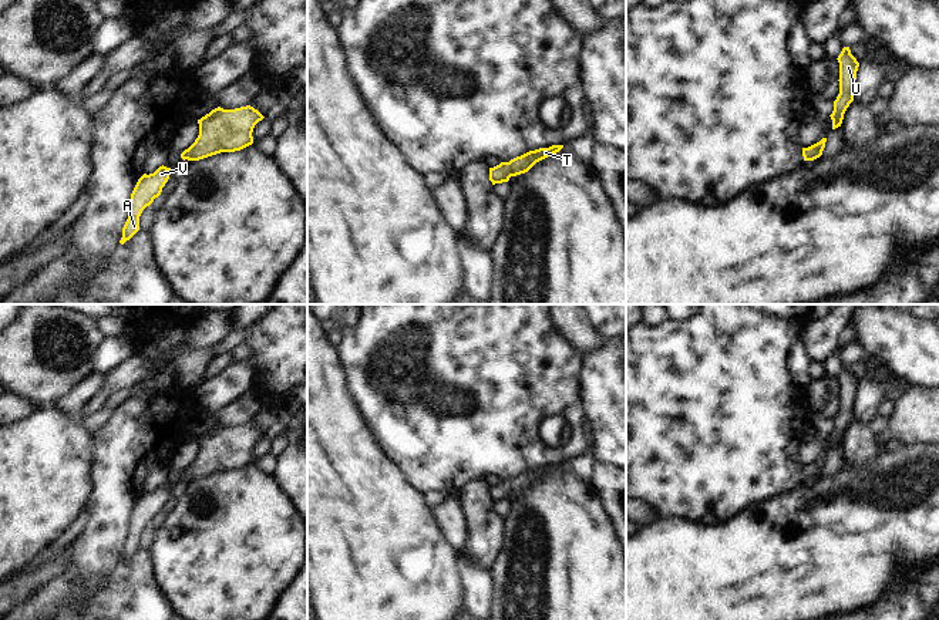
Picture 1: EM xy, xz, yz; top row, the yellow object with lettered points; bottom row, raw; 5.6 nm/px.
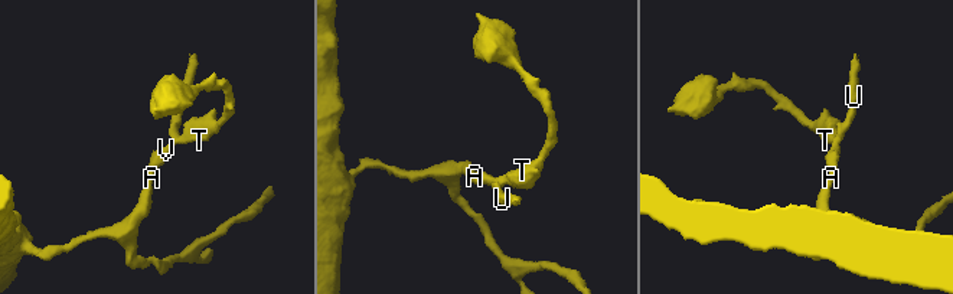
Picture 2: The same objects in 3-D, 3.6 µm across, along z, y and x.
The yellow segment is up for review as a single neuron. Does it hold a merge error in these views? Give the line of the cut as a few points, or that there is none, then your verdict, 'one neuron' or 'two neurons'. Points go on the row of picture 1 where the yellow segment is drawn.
cut none; one neuron

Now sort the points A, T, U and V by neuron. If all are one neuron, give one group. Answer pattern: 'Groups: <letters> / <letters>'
Groups: A T U V

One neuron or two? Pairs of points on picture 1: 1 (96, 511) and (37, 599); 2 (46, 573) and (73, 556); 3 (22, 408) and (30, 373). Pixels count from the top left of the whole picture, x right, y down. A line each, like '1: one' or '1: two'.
1: one
2: two
3: two

